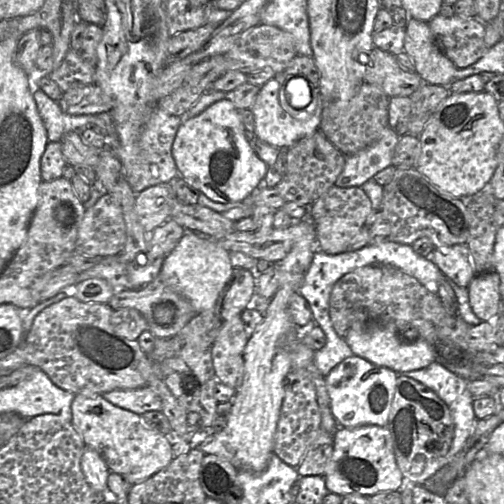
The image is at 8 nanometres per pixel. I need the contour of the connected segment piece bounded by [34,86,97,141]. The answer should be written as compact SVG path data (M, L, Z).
M35 86L34 98L38 112L47 129L49 141L60 141L69 131L81 132L94 123L97 114L70 115L65 113L59 102L51 99L38 86Z

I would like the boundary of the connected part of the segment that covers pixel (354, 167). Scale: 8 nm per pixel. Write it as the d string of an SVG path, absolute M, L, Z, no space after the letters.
M388 125L375 142L355 154L346 155L345 166L335 185L341 188L361 187L378 172L391 166L399 138Z

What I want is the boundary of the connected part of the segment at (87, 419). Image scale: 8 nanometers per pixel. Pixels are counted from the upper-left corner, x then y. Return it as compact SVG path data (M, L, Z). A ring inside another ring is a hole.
M75 395L71 411L71 424L85 446L103 458L110 472L122 475L132 485L166 468L174 458L172 445L175 439L149 429L140 415L113 405L102 395Z

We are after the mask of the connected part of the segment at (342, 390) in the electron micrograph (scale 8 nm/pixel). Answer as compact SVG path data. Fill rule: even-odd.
M353 355L342 360L326 376L331 412L339 427L388 426L398 373Z

